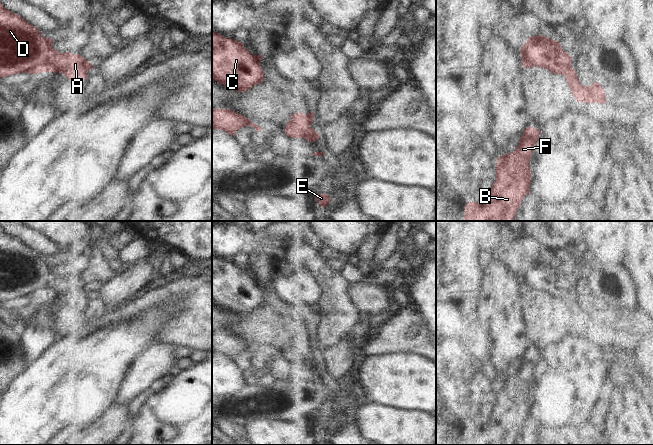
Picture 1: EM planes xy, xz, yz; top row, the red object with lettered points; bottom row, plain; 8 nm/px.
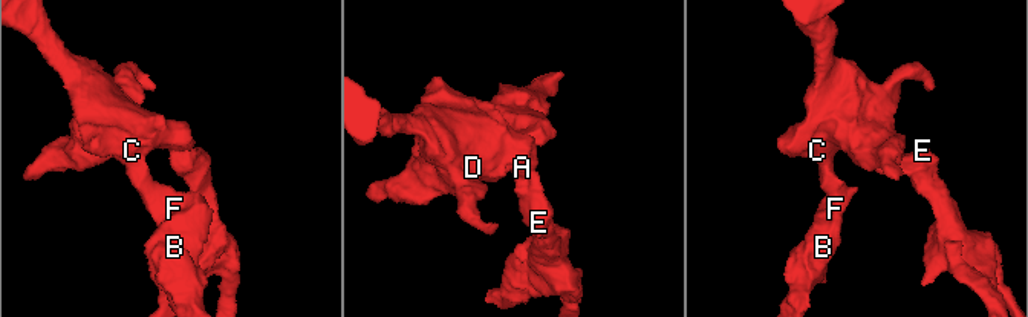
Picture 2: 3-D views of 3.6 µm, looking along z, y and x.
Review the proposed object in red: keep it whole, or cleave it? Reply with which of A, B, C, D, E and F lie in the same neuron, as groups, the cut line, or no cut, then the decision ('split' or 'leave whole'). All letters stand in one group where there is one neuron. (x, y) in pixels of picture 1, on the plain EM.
groups A B C D E F; cut none; leave whole

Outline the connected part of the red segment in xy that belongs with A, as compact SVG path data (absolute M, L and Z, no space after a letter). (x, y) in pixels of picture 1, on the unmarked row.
M0 226L0 302L23 296L30 298L59 296L73 306L79 302L87 304L87 297L94 289L80 278L60 277L52 271L53 266L53 263L44 262L39 253L29 248L19 238L5 232Z

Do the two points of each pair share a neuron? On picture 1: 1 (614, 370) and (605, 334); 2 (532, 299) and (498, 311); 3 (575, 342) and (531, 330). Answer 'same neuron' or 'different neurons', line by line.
1: same neuron
2: different neurons
3: different neurons

